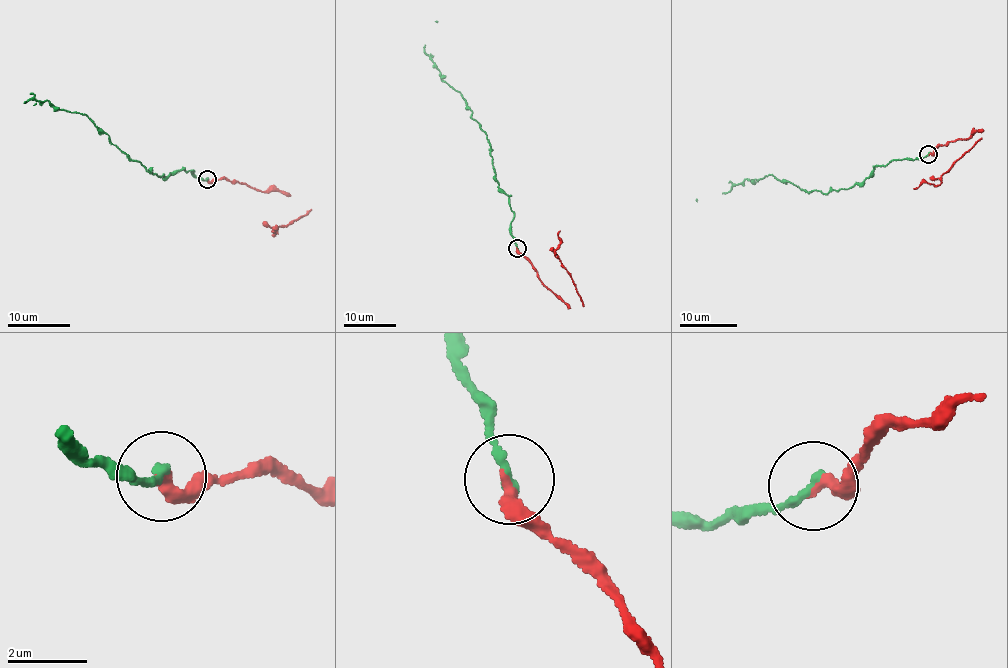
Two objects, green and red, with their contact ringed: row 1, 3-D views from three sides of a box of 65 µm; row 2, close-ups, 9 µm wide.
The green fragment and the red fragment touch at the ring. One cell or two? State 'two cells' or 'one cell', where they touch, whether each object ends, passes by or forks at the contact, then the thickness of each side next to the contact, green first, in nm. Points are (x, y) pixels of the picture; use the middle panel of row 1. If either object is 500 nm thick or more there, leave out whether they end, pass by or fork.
one cell; place (517, 248); green ends; red ends; calibres 240 and 320 nm

